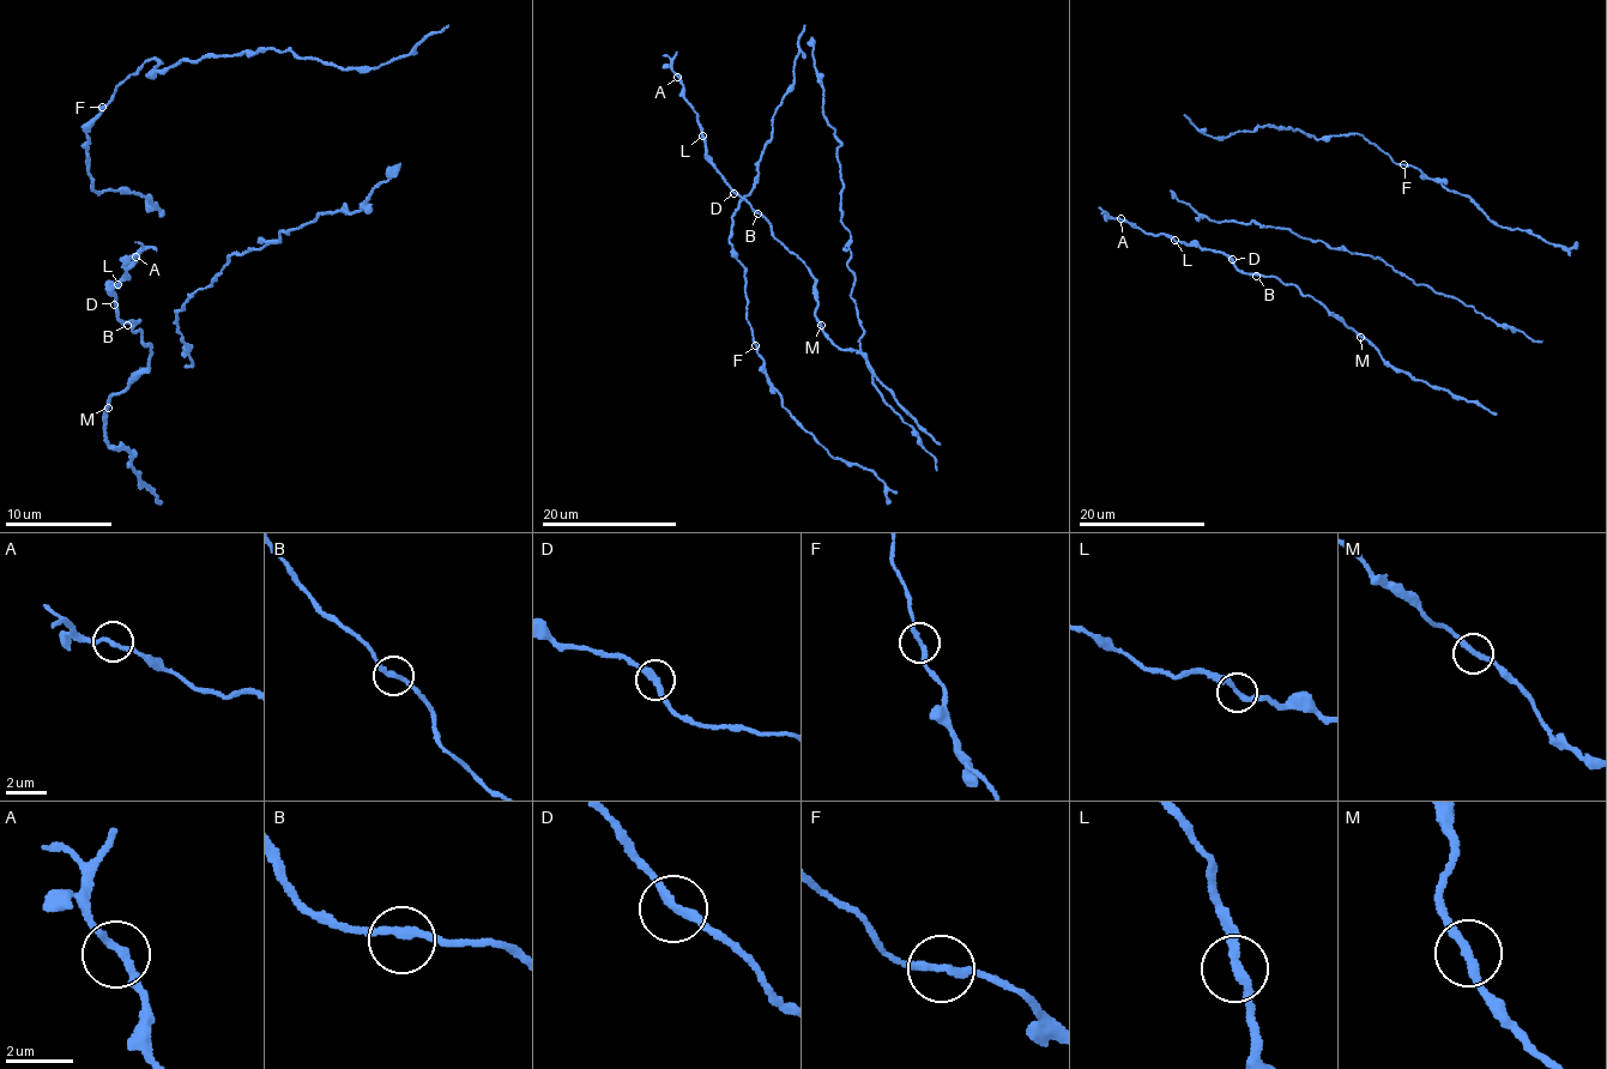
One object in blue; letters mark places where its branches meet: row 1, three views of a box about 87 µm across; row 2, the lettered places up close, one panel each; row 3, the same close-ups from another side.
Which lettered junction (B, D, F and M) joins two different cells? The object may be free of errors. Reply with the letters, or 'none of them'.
none of them

